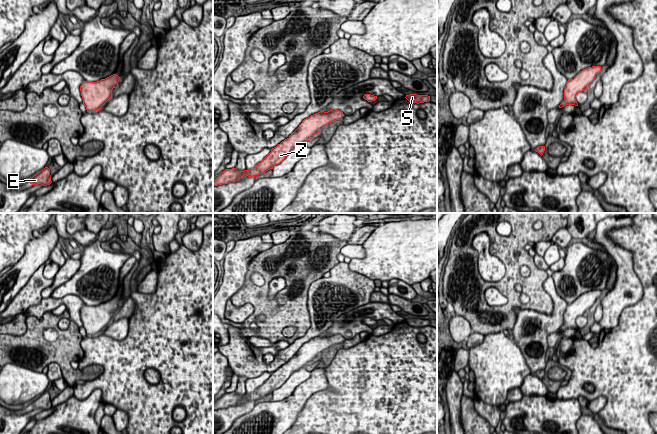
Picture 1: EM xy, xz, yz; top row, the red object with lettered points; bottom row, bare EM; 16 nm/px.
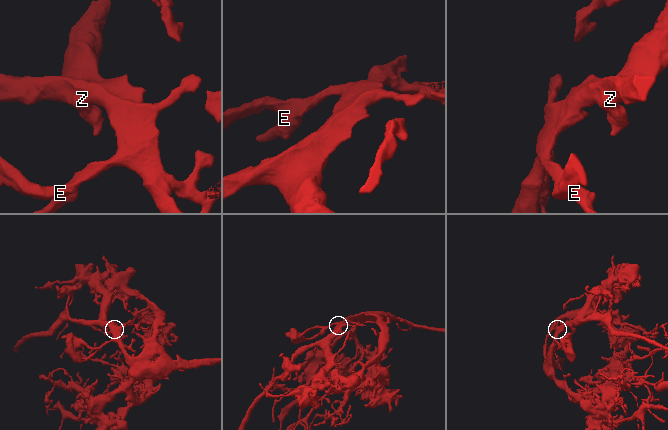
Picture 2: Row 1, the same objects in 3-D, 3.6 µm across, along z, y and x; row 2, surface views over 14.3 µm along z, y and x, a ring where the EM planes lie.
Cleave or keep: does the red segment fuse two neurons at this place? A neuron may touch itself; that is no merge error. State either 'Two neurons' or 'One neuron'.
One neuron

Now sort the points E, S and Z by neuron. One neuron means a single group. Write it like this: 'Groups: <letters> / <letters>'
Groups: E S Z

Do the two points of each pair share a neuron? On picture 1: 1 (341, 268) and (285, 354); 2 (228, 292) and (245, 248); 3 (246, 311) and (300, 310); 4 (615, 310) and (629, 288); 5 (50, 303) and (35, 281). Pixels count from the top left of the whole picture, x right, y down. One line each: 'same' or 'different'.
1: same
2: same
3: different
4: same
5: same

